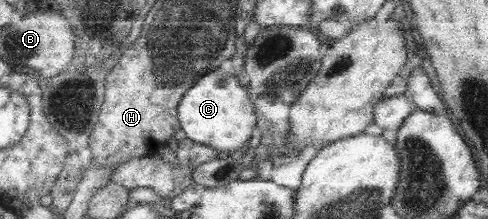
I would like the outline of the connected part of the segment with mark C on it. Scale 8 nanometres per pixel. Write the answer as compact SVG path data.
M216 69L200 78L180 100L177 118L182 131L188 139L207 145L217 153L234 153L248 144L253 128L258 125L258 113L250 97L243 79Z

